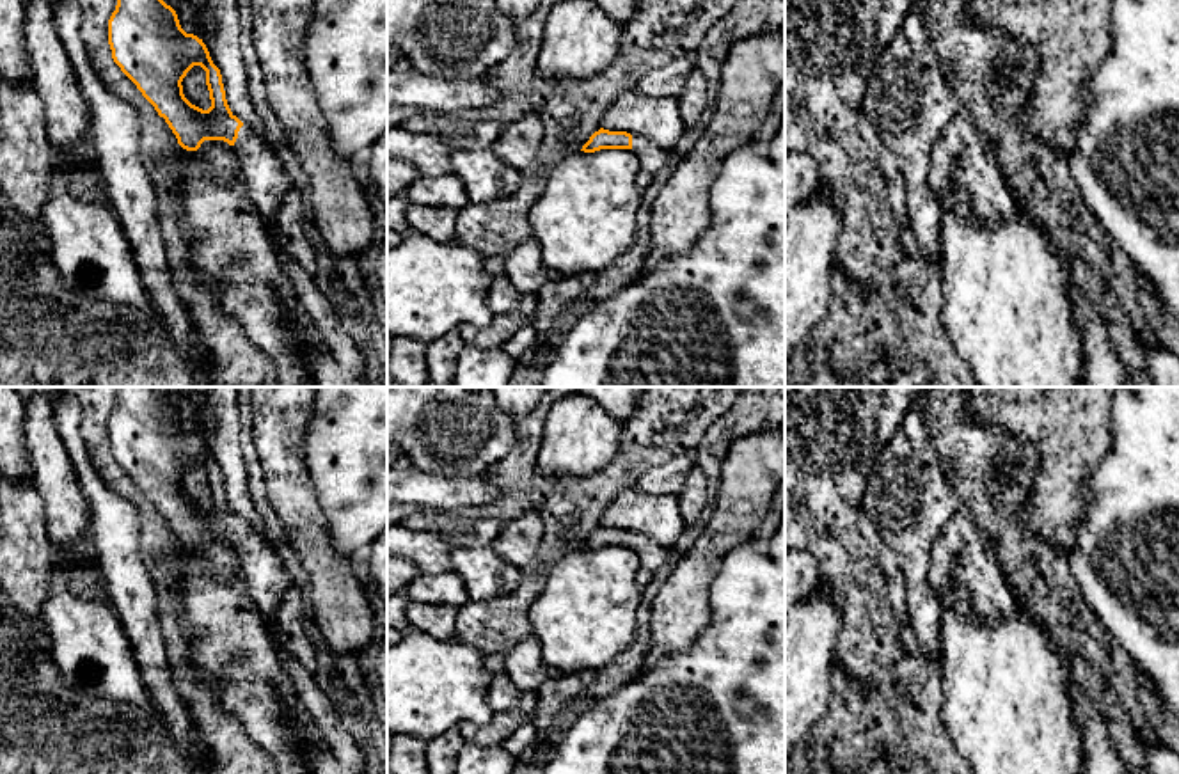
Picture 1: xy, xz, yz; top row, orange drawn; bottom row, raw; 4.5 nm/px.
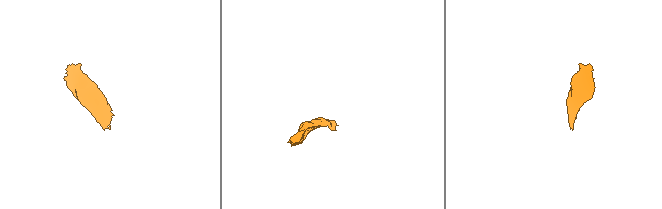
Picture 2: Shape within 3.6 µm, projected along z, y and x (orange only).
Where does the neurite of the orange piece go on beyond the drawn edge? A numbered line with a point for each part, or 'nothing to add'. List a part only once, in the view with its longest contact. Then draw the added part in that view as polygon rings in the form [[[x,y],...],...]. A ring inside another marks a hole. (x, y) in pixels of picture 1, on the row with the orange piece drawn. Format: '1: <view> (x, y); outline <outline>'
1: xy (263, 178); outline [[[243,124],[240,128],[233,147],[250,206],[265,224],[270,224],[291,188],[291,179],[284,172],[277,153],[250,126]]]

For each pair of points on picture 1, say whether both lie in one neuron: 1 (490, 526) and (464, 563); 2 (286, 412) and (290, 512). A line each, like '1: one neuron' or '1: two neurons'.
1: two neurons
2: one neuron

